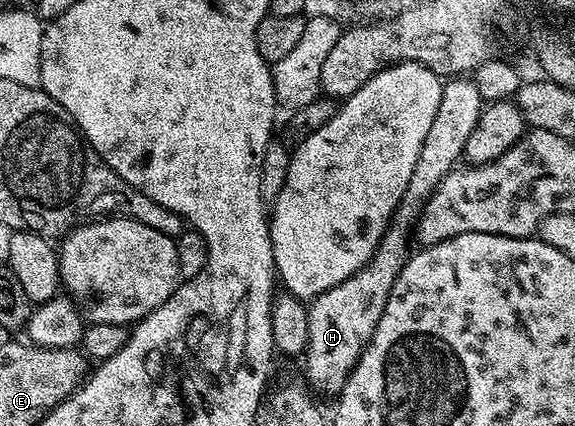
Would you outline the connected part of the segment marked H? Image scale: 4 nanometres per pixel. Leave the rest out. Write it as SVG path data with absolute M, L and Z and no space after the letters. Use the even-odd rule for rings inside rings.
M455 76L444 81L441 104L437 107L437 116L433 116L433 124L425 136L425 144L421 144L421 156L417 156L417 165L409 179L409 188L405 188L405 196L377 244L375 255L366 266L349 276L349 280L310 299L307 306L309 336L305 359L307 358L306 381L312 391L320 390L323 394L337 396L345 388L357 360L363 355L363 349L377 328L377 320L381 320L381 312L385 312L385 300L389 300L389 292L408 260L407 245L412 245L413 227L419 213L437 184L441 184L447 173L460 165L465 140L469 140L484 105L479 85L470 77Z

